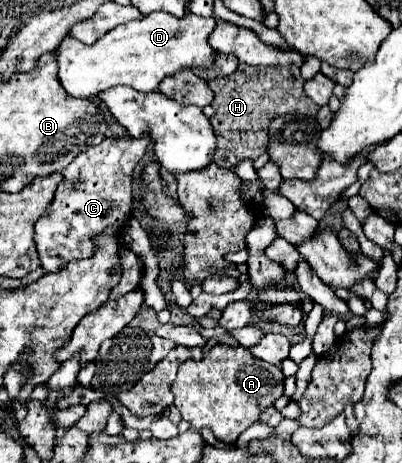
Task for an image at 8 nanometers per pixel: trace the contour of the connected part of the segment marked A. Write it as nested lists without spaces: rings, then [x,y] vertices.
[[[217,344],[215,348],[205,352],[203,360],[187,360],[179,366],[179,372],[177,372],[177,378],[171,386],[171,392],[175,396],[175,406],[179,408],[183,420],[187,420],[191,424],[191,428],[201,430],[207,426],[213,430],[213,434],[221,442],[233,444],[243,430],[247,430],[253,422],[257,422],[257,416],[267,406],[271,406],[277,398],[283,396],[283,372],[277,366],[271,366],[271,364],[265,364],[263,360],[257,360],[243,346],[233,348],[229,344]]]

